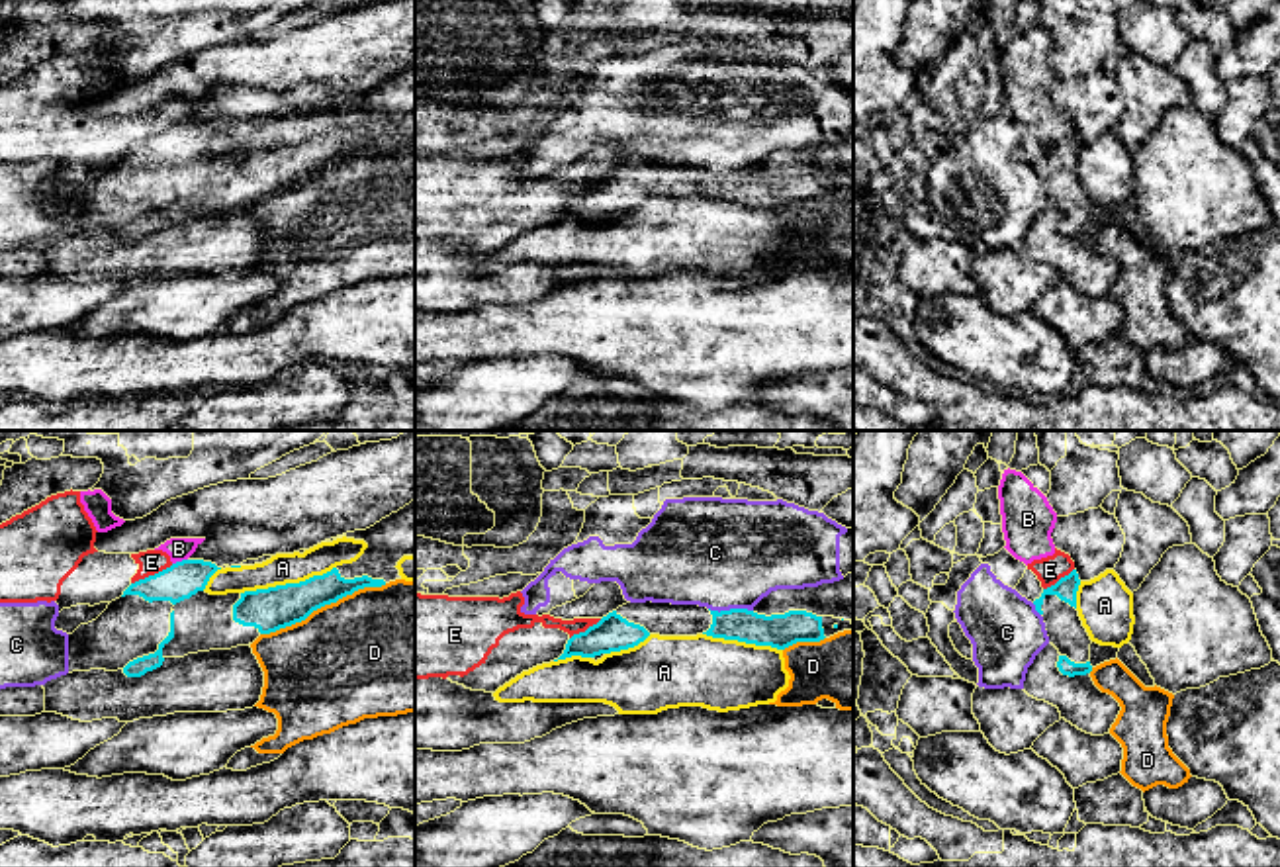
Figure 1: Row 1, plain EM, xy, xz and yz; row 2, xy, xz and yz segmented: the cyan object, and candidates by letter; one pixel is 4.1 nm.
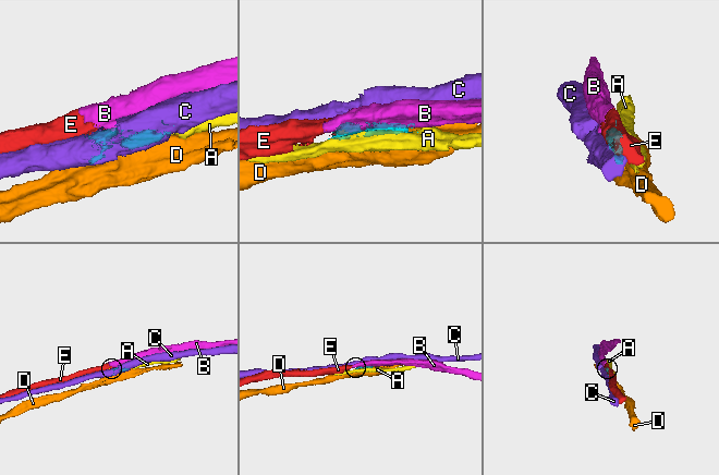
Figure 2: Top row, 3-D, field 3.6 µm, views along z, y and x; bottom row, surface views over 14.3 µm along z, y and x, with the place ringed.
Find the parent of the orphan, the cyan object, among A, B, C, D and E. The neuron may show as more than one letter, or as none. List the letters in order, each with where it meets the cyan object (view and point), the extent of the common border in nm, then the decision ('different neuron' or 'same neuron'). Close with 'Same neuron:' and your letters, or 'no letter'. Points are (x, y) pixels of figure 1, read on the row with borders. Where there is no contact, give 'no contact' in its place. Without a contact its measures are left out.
A: meets cyan in xy at (288, 584); contact 400 nm long; different neuron
B: meets cyan in xy at (179, 562); contact 70 nm long; different neuron
C: meets cyan in xz at (731, 609); contact 180 nm long; different neuron
D: meets cyan in xy at (323, 605); contact 550 nm long; different neuron
E: meets cyan in xy at (151, 576); contact 190 nm long; different neuron
Same neuron: no letter

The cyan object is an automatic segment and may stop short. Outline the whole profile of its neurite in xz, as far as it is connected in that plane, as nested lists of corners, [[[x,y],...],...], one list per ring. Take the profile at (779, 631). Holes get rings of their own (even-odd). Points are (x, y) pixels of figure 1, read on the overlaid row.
[[[626,603],[585,632],[573,634],[558,660],[571,656],[595,658],[628,650],[644,642],[650,634],[707,634],[785,650],[797,642],[820,642],[851,628],[851,620],[816,616],[806,611],[765,616],[748,609],[718,613],[699,605]]]

